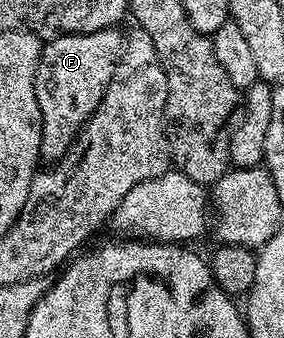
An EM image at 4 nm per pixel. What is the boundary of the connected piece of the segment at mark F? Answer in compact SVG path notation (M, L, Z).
M119 27L98 30L94 34L55 36L40 50L40 65L36 67L36 97L42 110L41 157L55 162L62 159L76 140L81 128L94 114L106 86L124 53L125 33Z

